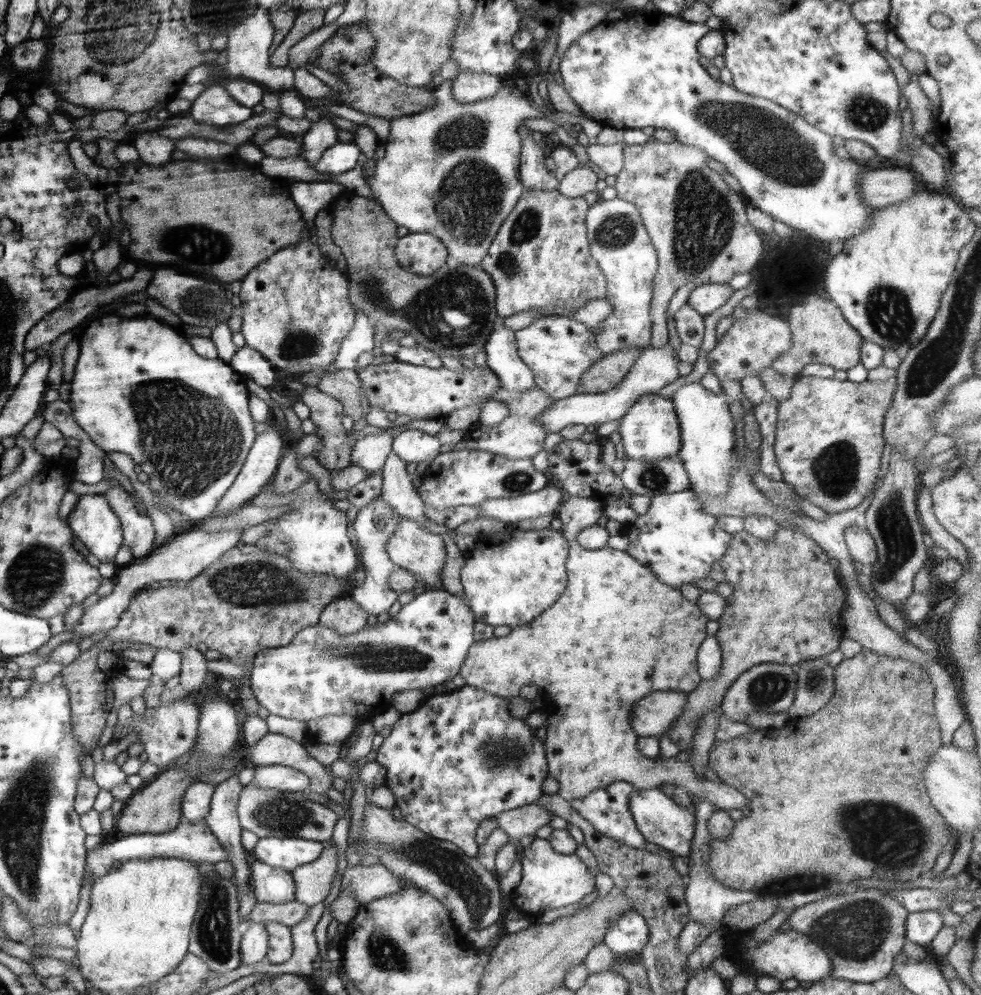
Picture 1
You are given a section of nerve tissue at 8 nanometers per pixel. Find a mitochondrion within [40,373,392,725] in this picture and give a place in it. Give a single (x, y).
(192, 440)

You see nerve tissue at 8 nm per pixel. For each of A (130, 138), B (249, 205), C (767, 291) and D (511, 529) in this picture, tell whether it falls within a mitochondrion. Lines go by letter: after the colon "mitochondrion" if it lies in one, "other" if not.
A: other
B: other
C: other
D: other

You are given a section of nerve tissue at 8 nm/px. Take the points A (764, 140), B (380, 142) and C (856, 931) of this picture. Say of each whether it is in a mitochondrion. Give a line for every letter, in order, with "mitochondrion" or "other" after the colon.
A: mitochondrion
B: other
C: mitochondrion

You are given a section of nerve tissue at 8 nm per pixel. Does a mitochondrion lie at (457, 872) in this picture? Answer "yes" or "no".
yes

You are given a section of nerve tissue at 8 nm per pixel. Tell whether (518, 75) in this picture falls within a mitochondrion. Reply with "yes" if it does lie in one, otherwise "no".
no

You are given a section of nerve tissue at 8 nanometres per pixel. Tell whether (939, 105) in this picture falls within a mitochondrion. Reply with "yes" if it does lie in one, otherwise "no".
no

